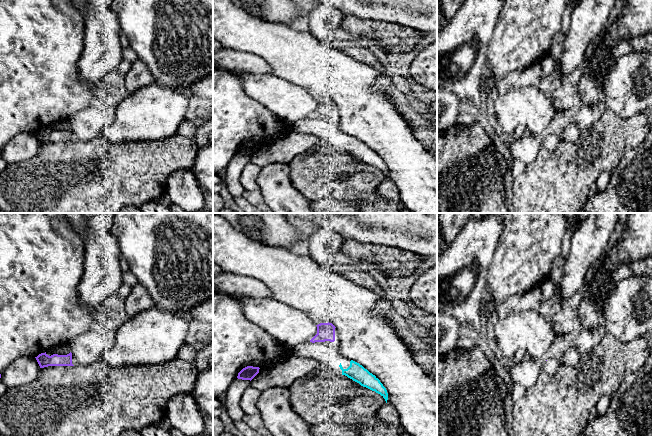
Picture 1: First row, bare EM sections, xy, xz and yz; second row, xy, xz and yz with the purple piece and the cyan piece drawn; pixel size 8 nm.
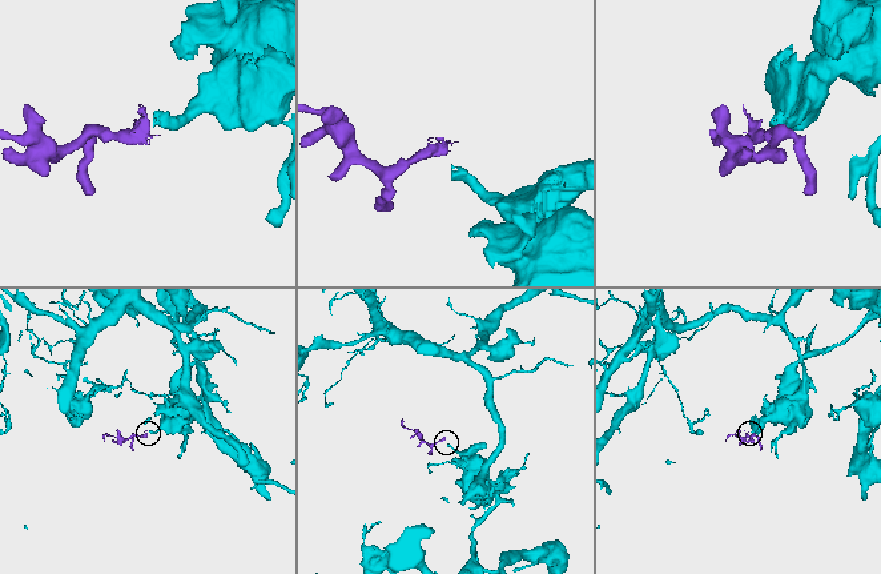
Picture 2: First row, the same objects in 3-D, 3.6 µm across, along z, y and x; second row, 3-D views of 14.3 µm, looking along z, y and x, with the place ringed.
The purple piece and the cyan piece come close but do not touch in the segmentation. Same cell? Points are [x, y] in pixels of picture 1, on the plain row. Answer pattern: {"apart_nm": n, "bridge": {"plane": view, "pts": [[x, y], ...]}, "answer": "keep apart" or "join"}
{"apart_nm": 180, "bridge": {"plane": "xz", "pts": [[333, 117], [340, 139]]}, "answer": "join"}

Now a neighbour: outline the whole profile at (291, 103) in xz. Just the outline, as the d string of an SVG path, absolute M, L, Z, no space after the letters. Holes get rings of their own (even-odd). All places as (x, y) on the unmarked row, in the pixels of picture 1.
M232 72L242 81L246 94L261 103L267 110L290 124L310 118L317 110L316 100L305 90L274 74Z

